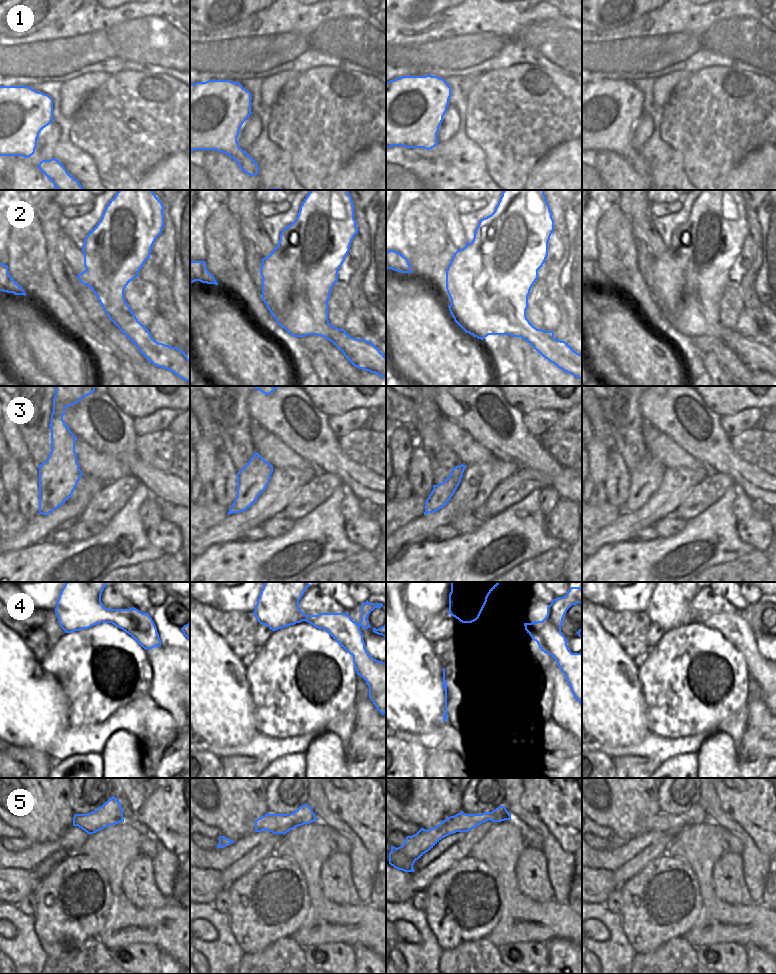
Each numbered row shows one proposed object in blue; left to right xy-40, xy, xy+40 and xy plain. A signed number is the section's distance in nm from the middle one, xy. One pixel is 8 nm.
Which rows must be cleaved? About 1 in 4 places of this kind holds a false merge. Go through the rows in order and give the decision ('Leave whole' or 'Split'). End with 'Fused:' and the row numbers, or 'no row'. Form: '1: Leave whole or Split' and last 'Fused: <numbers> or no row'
1: Leave whole
2: Split
3: Leave whole
4: Split
5: Leave whole
Fused: 2, 4.

